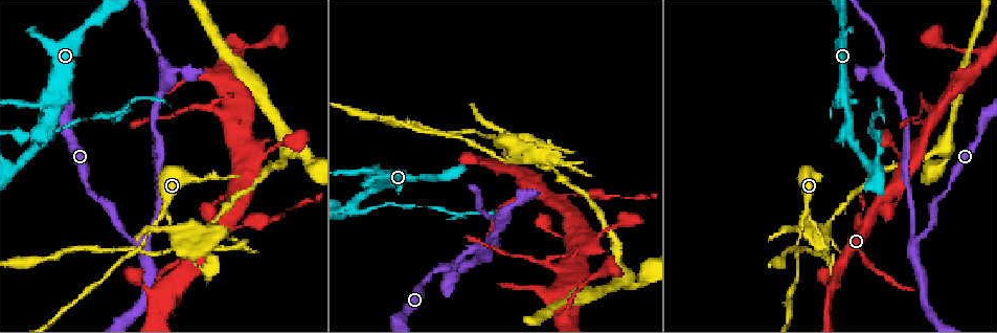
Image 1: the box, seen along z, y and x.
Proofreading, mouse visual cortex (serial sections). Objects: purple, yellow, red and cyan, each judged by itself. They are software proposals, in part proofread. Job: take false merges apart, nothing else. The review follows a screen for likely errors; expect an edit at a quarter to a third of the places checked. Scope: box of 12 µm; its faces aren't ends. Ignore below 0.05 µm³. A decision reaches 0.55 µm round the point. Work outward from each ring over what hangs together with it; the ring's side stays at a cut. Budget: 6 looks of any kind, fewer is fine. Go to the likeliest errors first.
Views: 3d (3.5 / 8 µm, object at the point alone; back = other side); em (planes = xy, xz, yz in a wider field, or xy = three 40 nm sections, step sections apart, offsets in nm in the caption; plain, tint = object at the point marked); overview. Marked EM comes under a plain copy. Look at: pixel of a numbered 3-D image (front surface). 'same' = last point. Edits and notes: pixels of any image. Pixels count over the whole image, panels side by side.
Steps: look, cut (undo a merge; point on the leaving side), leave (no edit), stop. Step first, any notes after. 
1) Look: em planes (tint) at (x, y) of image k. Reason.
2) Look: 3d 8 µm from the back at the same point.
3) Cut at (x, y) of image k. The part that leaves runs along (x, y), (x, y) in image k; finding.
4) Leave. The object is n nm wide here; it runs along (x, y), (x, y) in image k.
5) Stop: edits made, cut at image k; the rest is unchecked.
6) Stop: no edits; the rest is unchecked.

Look: 3d 8 µm at (128, 253) of image 1. Arms part here.

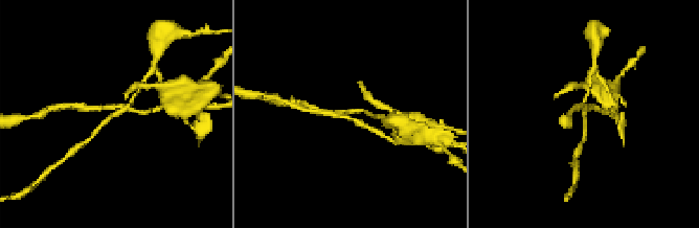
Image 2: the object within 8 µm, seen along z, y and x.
Look: 3d 3.5 µm at (119, 109) of image 2.

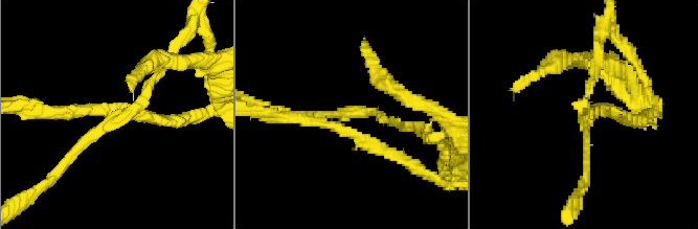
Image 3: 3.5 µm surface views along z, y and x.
Look: em xy step 2 (tint) at (345, 116) of image 3. Need the tissue.

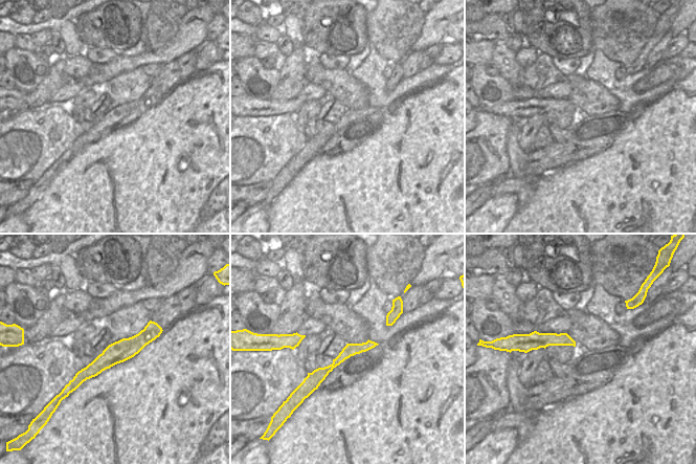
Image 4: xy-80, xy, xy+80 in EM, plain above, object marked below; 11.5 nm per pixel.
Leave. It runs along (152, 329), (80, 380) in image 4; all the same cell.

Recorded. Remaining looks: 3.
Look: 3d 8 µm from the back at (860, 221) of image 1. Thick turns thin.

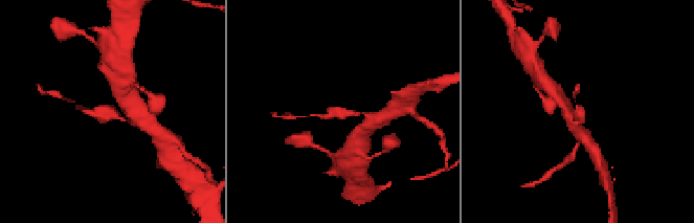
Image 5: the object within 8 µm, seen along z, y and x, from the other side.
Look: em planes (tint) at (113, 116) of image 5. The arms are 250, 300 nm wide.

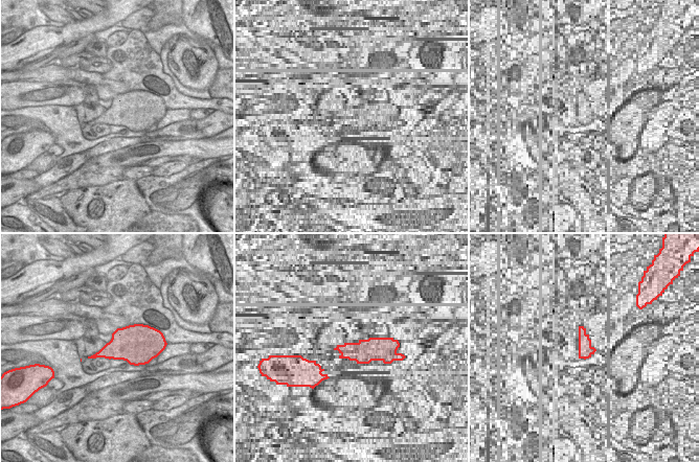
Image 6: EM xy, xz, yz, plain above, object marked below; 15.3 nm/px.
Leave. It runs along (143, 120), (128, 121), (86, 110) in image 5; one cell here.

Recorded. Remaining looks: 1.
Stop: no edits; the rest is unchecked.

